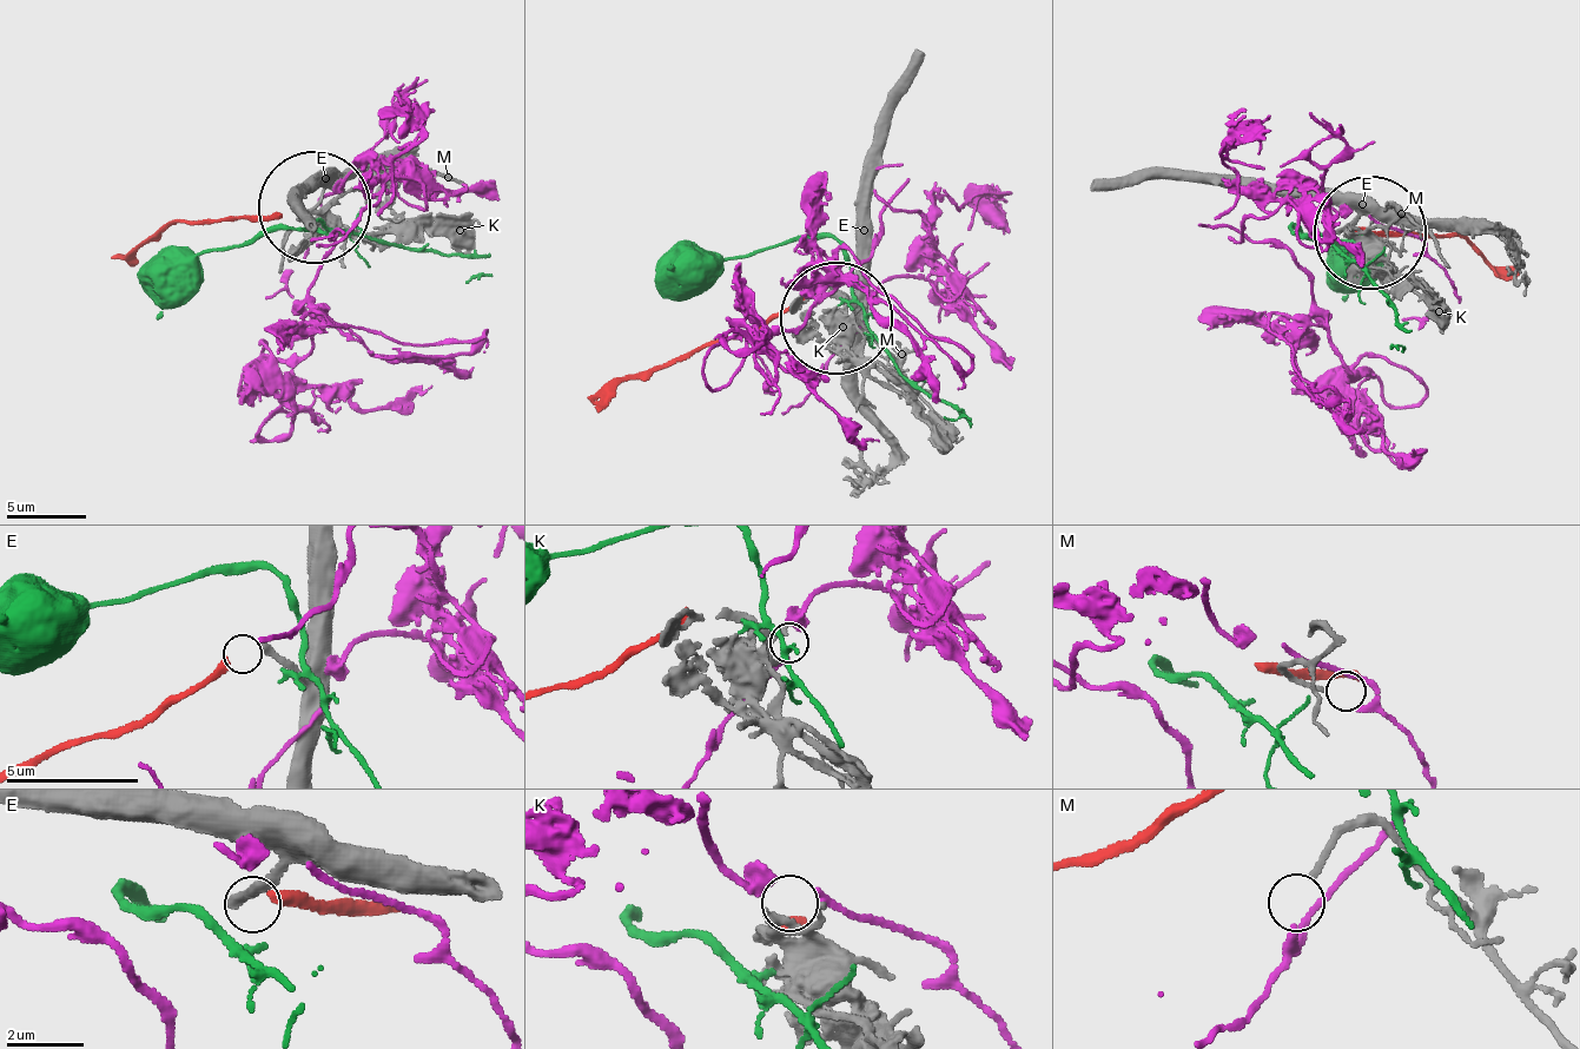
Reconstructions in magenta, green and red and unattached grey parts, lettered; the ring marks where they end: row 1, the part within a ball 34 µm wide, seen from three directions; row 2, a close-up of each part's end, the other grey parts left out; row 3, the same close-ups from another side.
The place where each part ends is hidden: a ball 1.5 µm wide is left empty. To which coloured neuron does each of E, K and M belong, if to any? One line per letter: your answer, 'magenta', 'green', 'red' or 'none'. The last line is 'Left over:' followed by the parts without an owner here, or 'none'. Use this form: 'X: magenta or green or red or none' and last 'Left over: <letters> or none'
E: red
K: magenta
M: none
Left over: M

